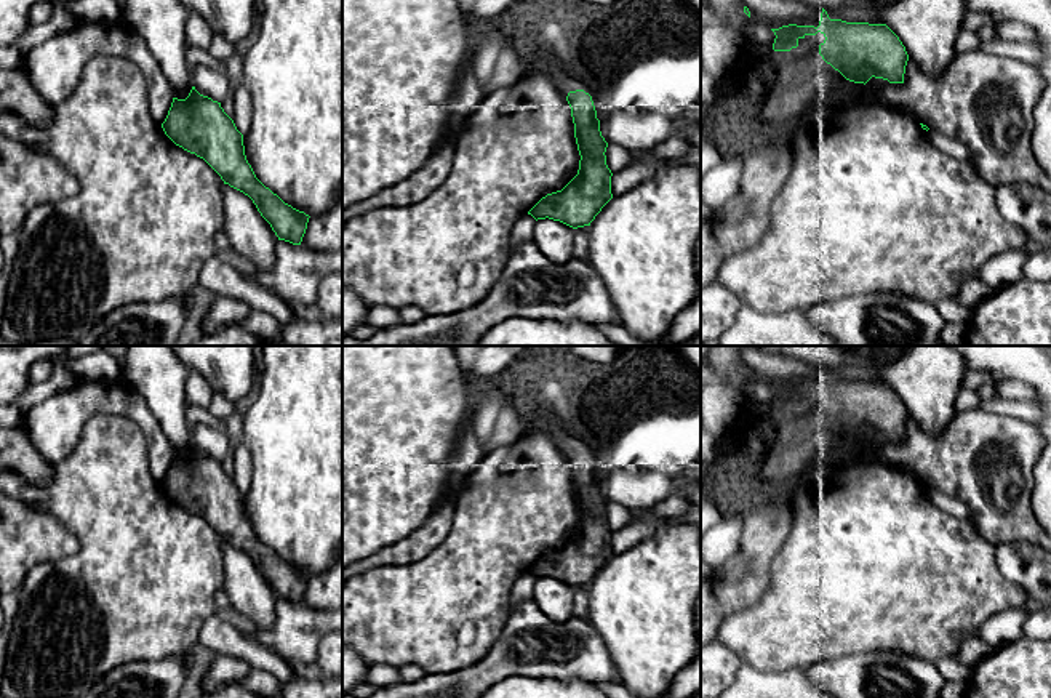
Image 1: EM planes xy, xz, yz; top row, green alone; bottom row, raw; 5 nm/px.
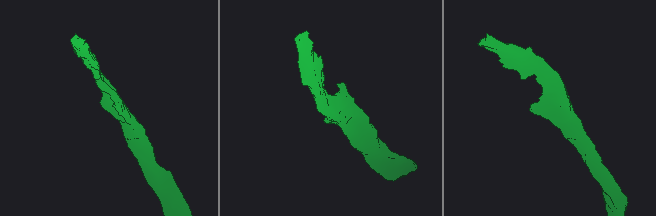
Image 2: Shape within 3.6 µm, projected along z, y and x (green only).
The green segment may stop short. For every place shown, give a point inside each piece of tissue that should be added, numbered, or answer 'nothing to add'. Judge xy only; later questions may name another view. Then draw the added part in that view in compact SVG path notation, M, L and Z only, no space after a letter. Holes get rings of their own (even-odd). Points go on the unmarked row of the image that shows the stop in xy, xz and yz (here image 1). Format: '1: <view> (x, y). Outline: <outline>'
nothing to add

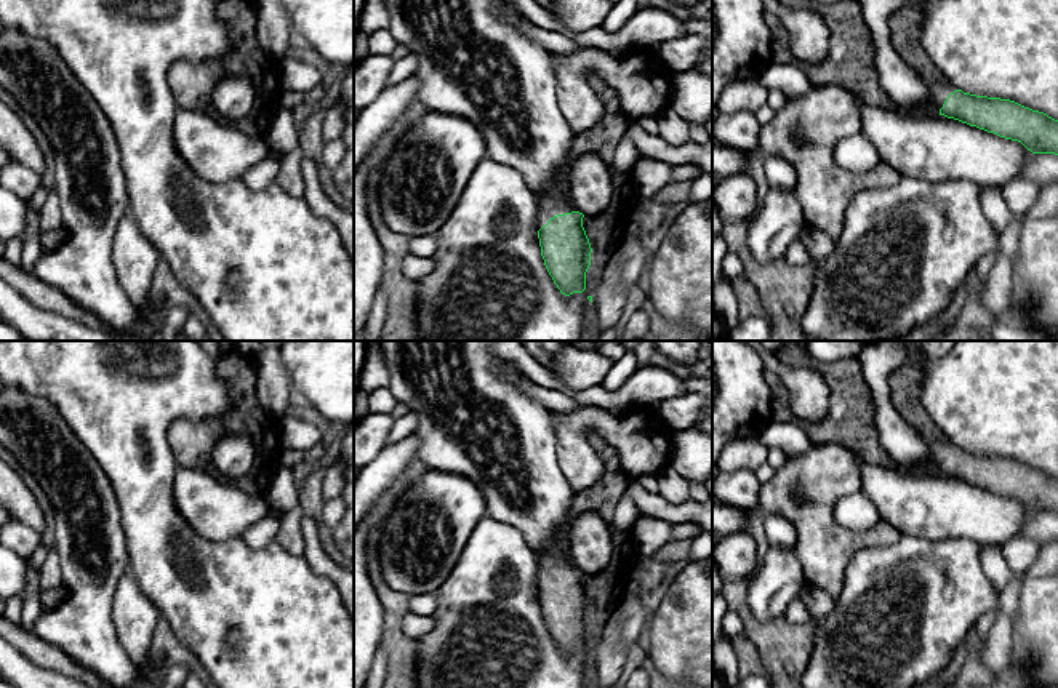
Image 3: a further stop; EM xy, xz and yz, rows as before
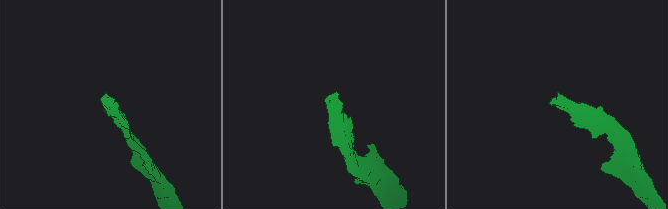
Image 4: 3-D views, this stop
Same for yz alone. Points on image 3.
1: yz (905, 384). Outline: M904 363L890 379L892 402L898 413L919 432L932 453L932 467L943 466L957 448L932 421L920 402L924 371L919 365Z

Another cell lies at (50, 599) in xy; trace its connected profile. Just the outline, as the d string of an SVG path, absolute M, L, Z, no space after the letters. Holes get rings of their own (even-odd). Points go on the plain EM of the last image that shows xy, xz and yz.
M64 586L42 592L42 613L56 608L67 595L69 592Z

